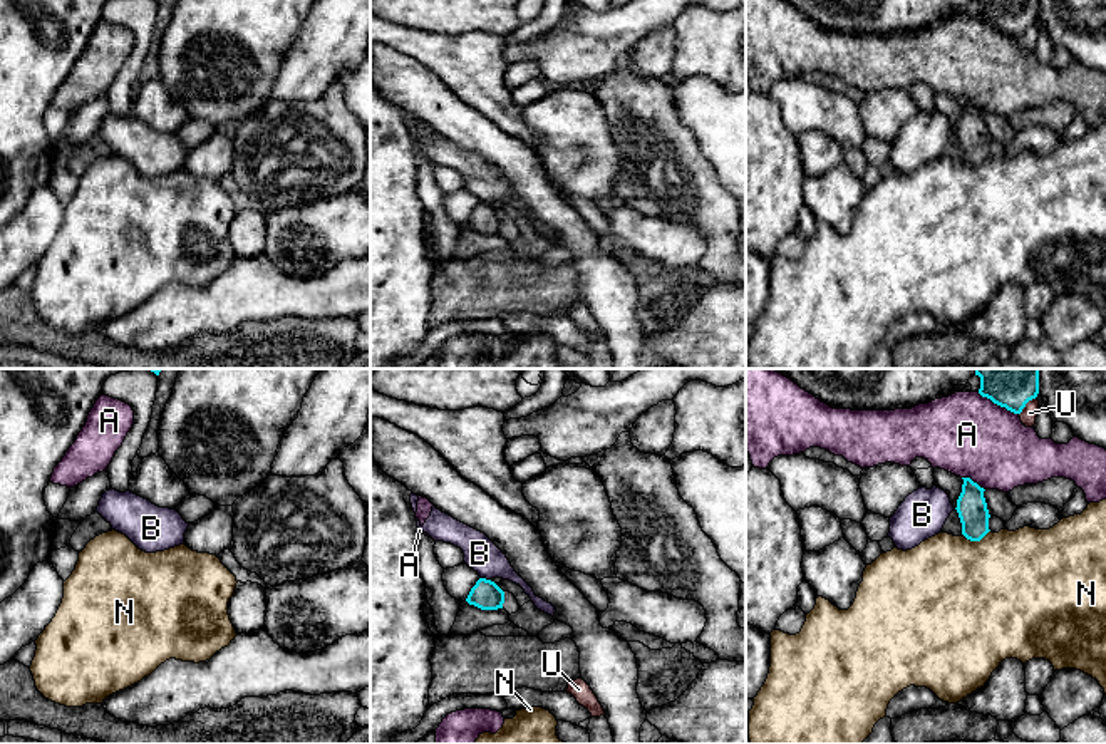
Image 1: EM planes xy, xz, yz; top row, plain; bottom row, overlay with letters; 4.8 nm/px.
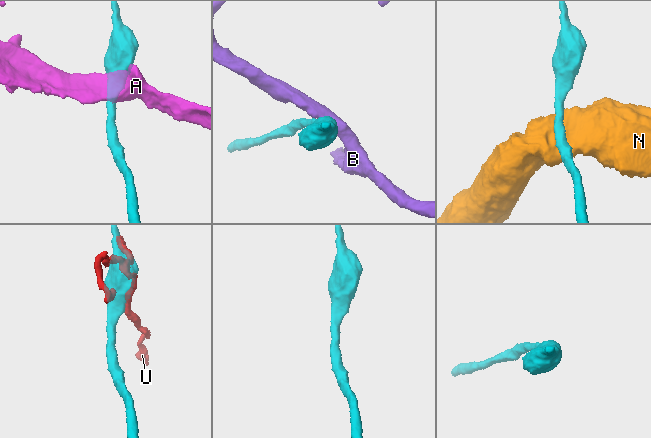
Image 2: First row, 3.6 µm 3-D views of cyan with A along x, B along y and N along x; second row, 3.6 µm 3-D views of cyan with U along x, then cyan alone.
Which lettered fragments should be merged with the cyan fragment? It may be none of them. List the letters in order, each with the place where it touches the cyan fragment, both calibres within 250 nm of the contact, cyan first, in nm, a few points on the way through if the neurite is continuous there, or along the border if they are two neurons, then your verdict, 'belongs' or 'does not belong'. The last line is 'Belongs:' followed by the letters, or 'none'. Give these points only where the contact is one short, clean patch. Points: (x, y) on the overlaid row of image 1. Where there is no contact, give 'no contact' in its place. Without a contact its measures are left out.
A: contact yz (997, 404); calibres 280 and 400 nm; does not belong
B: contact xz (485, 578); calibres 140 and 160 nm; border xz (481, 577), (490, 580); does not belong
N: contact yz (976, 540); calibres 140 and 500 nm; does not belong
U: contact yz (1024, 406); calibres 280 and 80 nm; does not belong
Belongs: none

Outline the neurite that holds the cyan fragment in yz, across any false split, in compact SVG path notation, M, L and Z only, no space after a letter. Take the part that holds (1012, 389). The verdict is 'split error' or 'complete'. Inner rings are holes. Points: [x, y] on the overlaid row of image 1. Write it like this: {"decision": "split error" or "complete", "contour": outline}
{"decision": "complete", "contour": "M975 369L980 377L979 394L994 404L1021 414L1039 394L1041 369Z"}

